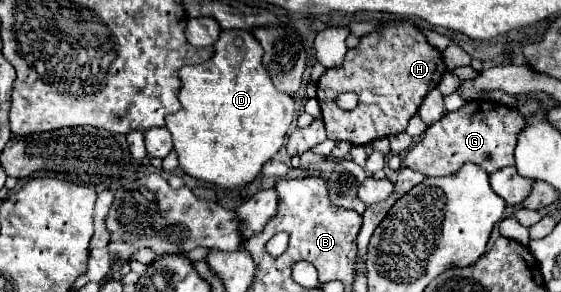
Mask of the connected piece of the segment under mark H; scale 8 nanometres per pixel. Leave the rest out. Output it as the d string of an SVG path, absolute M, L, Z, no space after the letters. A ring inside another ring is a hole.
M396 22L386 24L380 32L372 32L368 36L362 36L360 44L346 52L342 68L326 70L322 78L318 80L318 102L322 108L322 120L328 132L328 138L332 140L346 140L356 146L366 146L372 140L384 138L384 136L396 136L406 130L408 120L418 112L418 106L422 104L424 96L434 90L444 76L446 66L442 60L442 54L432 48L424 34L408 22ZM342 92L356 92L358 94L358 106L354 110L340 110L336 106L336 96Z

